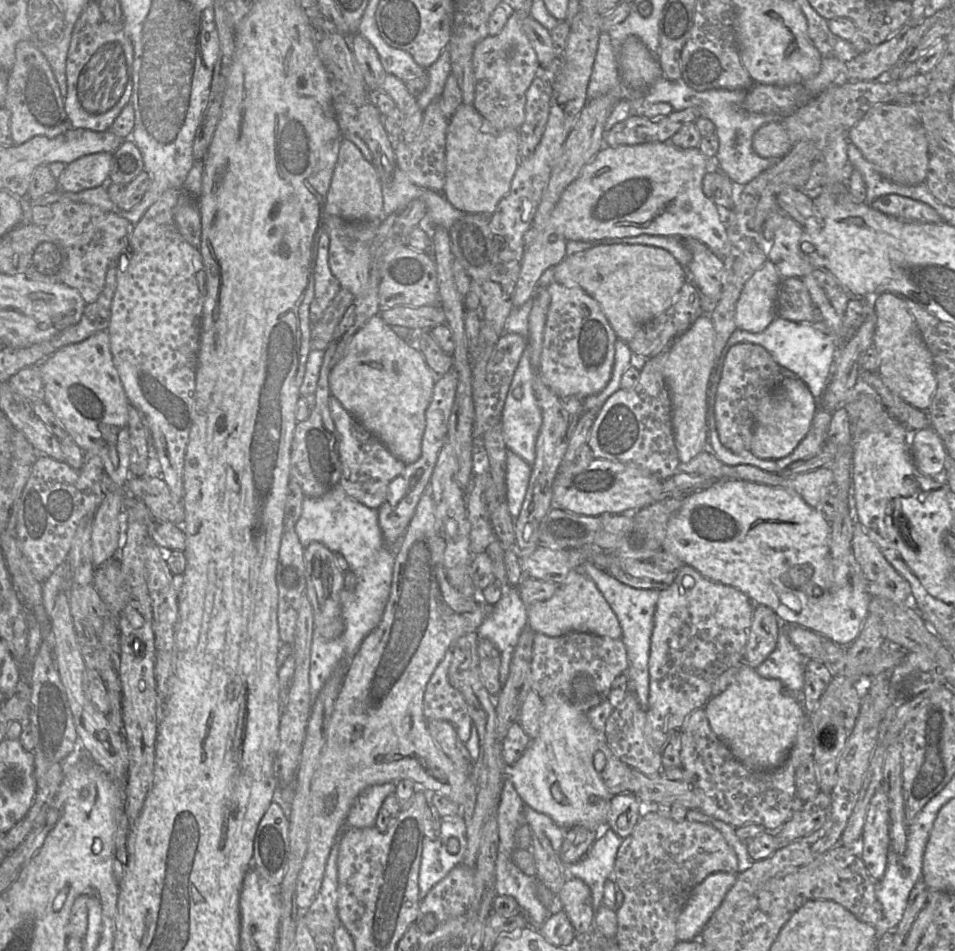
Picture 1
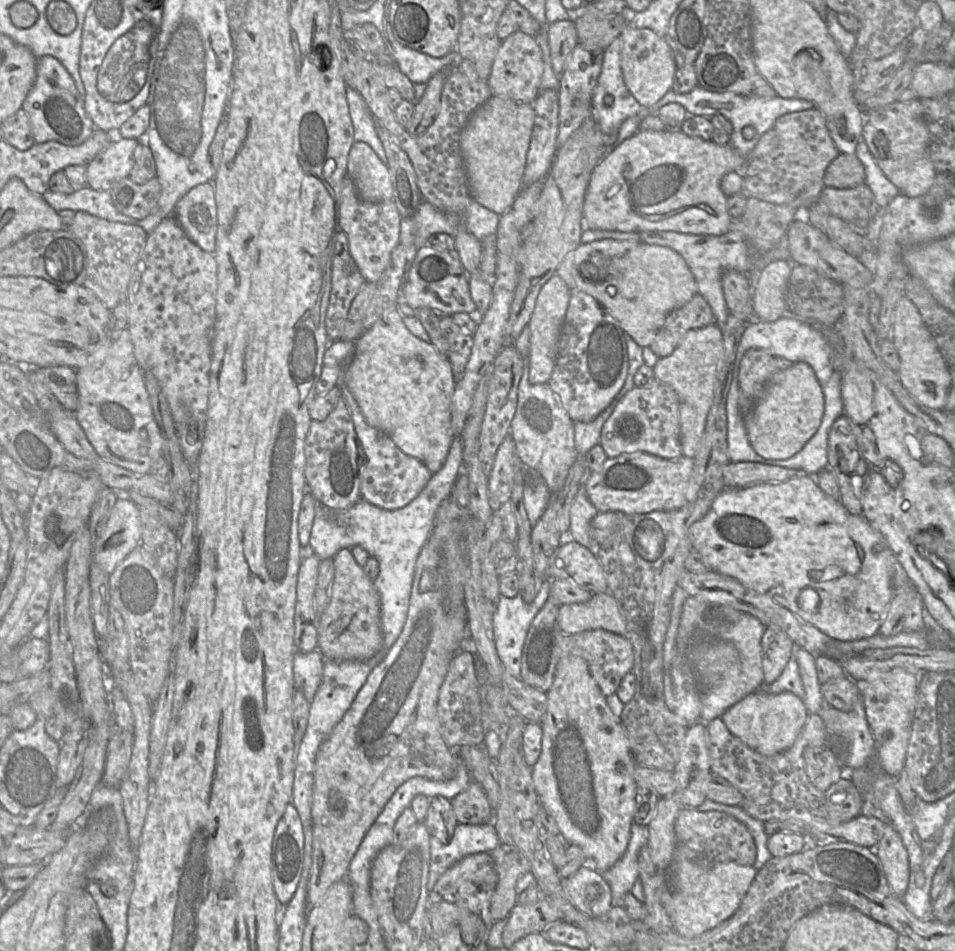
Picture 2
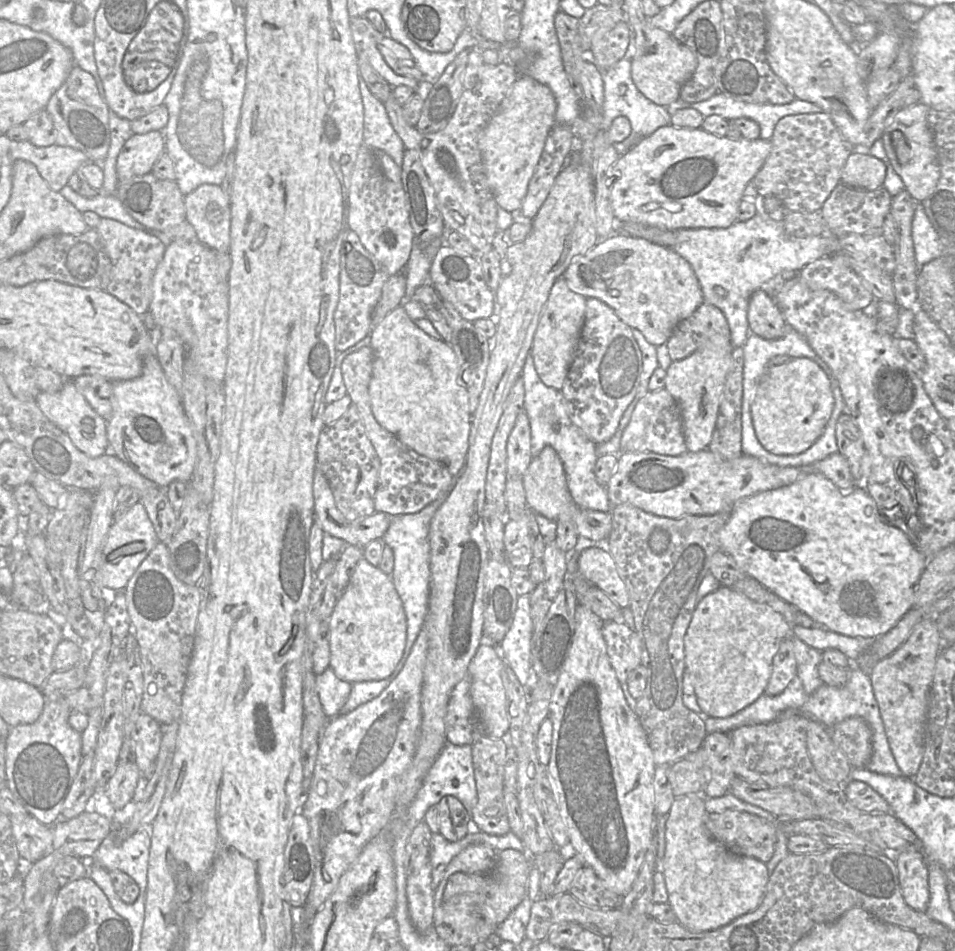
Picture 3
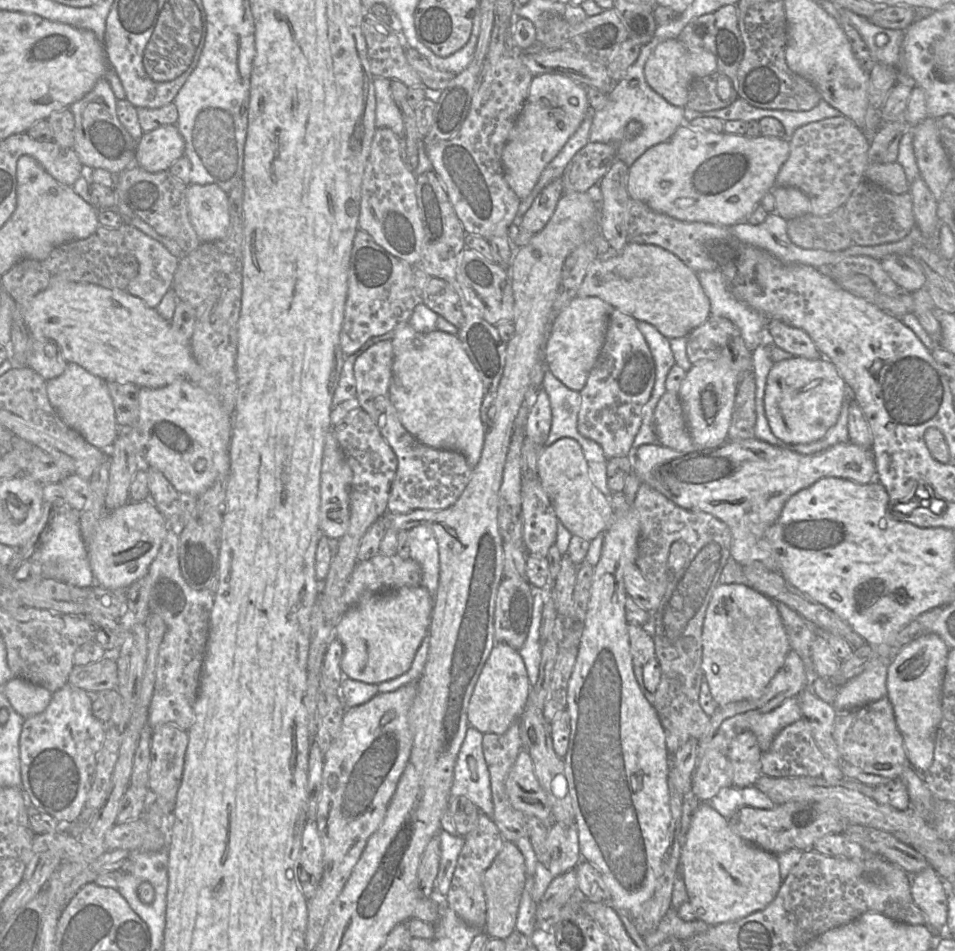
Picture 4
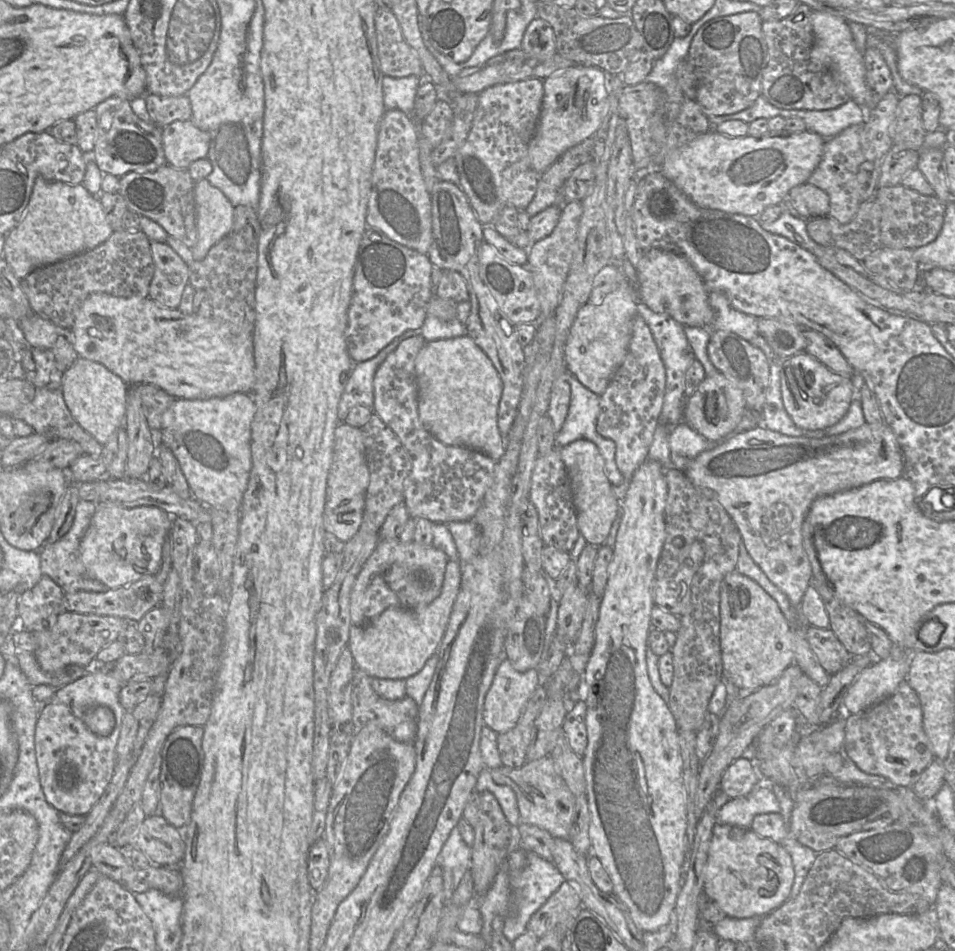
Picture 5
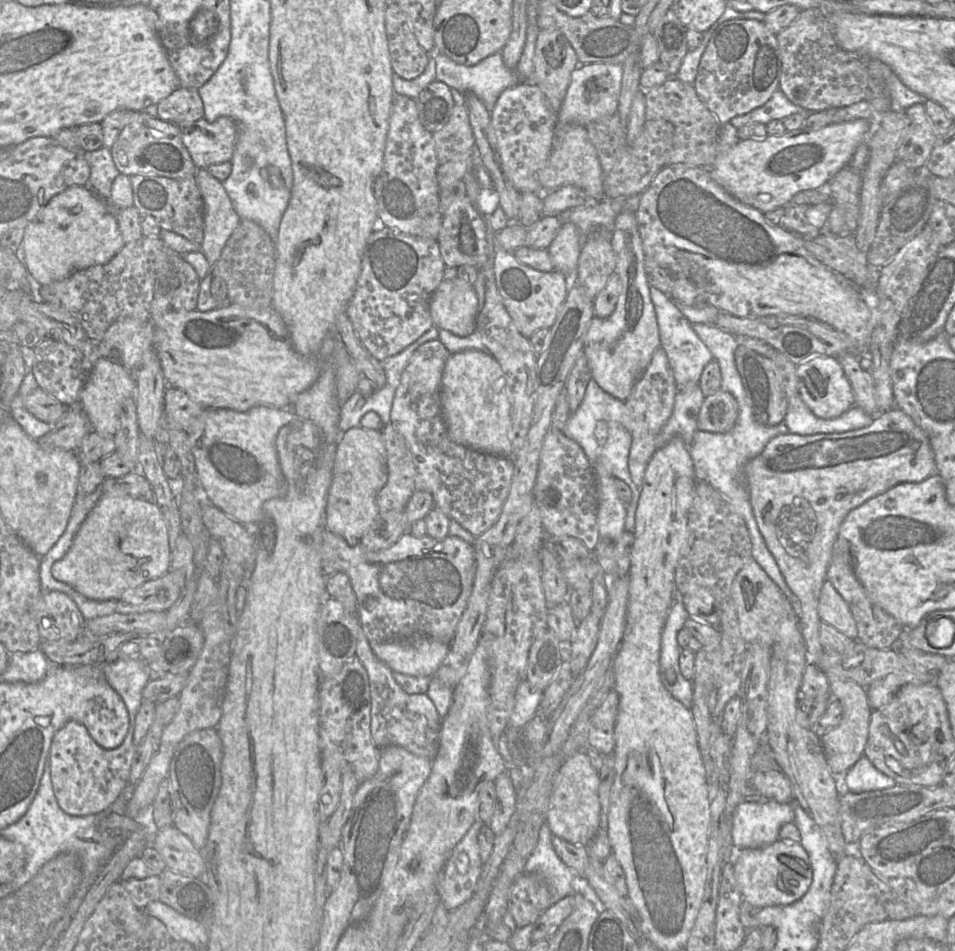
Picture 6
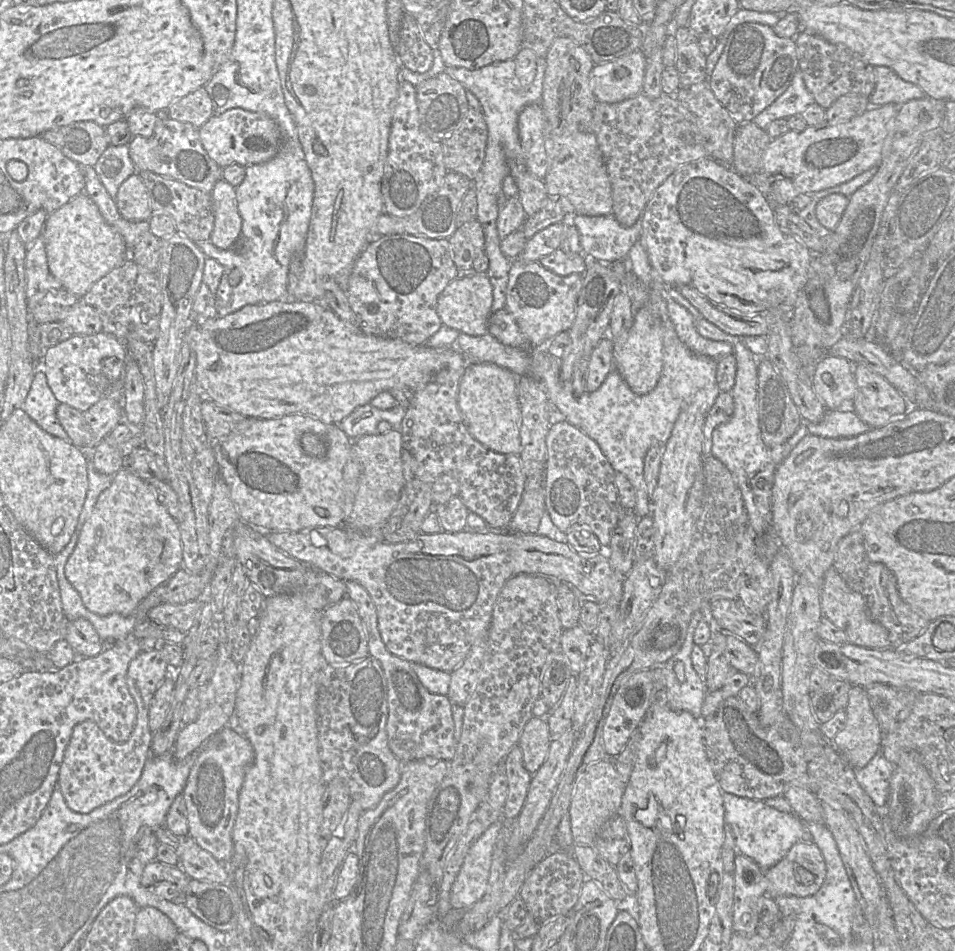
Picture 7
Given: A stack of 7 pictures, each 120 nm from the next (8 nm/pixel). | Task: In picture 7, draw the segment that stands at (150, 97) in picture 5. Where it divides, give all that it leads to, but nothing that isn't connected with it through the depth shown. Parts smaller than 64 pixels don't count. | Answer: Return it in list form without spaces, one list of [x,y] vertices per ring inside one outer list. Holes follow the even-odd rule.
[[[204,87],[173,102],[164,112],[170,119],[200,128],[213,116],[213,103]]]

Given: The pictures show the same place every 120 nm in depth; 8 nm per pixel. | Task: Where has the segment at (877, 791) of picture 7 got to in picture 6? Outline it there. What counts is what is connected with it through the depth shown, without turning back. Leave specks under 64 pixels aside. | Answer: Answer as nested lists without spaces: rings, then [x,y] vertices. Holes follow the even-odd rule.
[[[862,756],[843,776],[844,783],[853,793],[880,790],[895,786],[897,782],[880,772],[872,762]]]

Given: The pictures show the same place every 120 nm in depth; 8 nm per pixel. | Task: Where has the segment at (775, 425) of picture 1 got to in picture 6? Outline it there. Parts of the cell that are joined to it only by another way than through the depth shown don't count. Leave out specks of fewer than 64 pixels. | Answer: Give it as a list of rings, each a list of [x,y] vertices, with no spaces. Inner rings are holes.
[[[817,356],[797,365],[798,391],[813,414],[822,419],[840,416],[854,406],[855,395],[844,370],[834,356]]]

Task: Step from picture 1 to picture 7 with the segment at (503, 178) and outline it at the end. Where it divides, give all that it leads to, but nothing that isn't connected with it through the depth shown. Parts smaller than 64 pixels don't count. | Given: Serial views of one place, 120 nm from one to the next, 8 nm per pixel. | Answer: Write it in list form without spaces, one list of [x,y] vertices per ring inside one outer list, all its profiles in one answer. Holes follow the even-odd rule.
[[[640,50],[595,64],[591,88],[597,101],[617,103],[641,94],[646,66],[647,59]]]

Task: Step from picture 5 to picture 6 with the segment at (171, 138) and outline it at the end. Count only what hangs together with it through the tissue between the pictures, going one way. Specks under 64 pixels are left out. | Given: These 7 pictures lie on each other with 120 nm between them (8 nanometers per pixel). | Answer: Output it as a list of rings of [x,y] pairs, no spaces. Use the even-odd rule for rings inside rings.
[[[230,117],[214,122],[201,119],[182,128],[182,141],[198,169],[230,162],[237,140],[237,123]]]

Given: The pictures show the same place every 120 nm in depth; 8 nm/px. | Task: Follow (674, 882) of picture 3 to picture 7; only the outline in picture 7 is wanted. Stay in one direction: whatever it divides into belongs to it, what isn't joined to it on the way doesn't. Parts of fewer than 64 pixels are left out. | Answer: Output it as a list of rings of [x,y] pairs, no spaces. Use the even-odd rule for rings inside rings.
[[[813,842],[795,843],[776,865],[766,870],[766,897],[814,895],[823,885],[826,874],[820,849]]]

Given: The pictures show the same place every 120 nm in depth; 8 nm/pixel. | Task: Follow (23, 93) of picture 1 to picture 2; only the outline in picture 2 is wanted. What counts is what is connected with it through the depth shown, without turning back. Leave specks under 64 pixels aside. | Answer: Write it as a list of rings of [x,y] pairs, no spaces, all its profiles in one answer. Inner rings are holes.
[[[51,56],[37,59],[36,78],[22,109],[29,116],[35,144],[55,141],[77,146],[85,142],[92,131],[97,129],[85,111],[84,97],[76,88],[73,78],[60,61]]]

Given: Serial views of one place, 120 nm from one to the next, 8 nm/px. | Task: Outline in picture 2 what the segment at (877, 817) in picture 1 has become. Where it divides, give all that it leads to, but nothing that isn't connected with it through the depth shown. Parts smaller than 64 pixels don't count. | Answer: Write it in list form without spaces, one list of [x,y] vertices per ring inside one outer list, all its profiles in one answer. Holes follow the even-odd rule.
[[[889,823],[879,843],[875,847],[868,848],[880,859],[892,891],[901,898],[907,890],[910,879],[908,852],[901,835]]]

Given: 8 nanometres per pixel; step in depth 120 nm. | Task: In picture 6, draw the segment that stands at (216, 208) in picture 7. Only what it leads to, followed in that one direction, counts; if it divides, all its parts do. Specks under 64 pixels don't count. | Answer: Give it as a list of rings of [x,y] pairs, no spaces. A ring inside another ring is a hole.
[[[198,169],[195,179],[204,202],[204,237],[200,244],[201,253],[213,266],[219,260],[227,240],[241,219],[218,179],[206,169]]]

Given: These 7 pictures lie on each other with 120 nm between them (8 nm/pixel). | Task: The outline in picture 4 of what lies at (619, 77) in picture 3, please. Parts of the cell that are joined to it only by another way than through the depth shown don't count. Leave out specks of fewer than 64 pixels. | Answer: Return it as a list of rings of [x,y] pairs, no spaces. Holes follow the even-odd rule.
[[[688,19],[678,32],[670,31],[670,25],[658,25],[654,38],[641,46],[640,54],[628,68],[626,76],[619,81],[612,81],[611,90],[605,93],[608,98],[606,105],[601,109],[591,110],[592,123],[589,141],[615,144],[617,158],[627,165],[632,165],[649,148],[667,141],[685,122],[683,114],[685,107],[672,105],[649,86],[644,76],[644,65],[659,42],[678,39],[680,32],[691,21]],[[630,121],[640,124],[640,132],[627,139],[625,138],[625,127]]]

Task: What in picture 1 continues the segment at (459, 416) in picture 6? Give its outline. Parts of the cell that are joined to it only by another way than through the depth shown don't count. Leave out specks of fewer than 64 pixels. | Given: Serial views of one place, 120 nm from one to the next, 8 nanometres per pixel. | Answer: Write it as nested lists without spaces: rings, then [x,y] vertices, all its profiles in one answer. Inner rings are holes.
[[[374,316],[351,336],[346,356],[330,375],[329,389],[331,396],[365,430],[377,438],[395,458],[408,465],[417,461],[421,455],[425,413],[432,398],[436,378],[416,345],[401,339],[379,316]]]

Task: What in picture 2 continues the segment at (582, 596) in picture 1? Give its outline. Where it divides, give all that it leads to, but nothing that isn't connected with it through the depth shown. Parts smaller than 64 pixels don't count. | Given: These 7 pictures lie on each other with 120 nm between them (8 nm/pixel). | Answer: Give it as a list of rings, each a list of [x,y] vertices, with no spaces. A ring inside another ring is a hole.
[[[609,592],[594,593],[585,603],[561,605],[557,621],[566,635],[604,629],[625,636],[628,631],[616,600]]]

